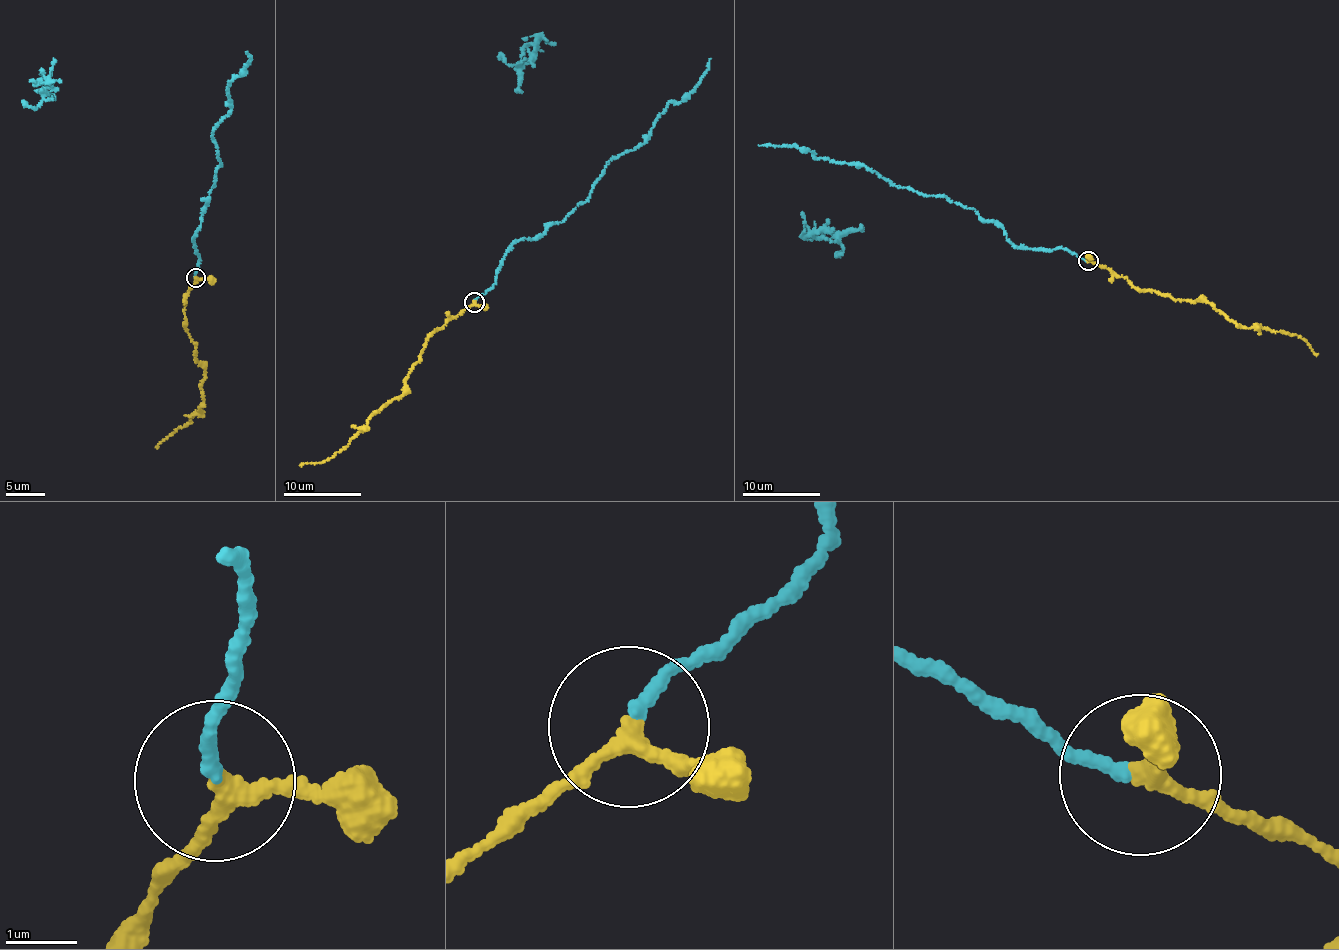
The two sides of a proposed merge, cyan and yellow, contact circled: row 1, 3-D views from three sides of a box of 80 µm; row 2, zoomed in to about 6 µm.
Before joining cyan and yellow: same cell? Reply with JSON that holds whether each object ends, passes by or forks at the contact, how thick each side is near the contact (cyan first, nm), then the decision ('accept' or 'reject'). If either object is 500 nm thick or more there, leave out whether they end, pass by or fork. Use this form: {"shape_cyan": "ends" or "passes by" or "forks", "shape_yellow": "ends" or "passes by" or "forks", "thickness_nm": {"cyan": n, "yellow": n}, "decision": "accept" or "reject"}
{"shape_cyan": "ends", "shape_yellow": "passes by", "thickness_nm": {"cyan": 170, "yellow": 200}, "decision": "accept"}

